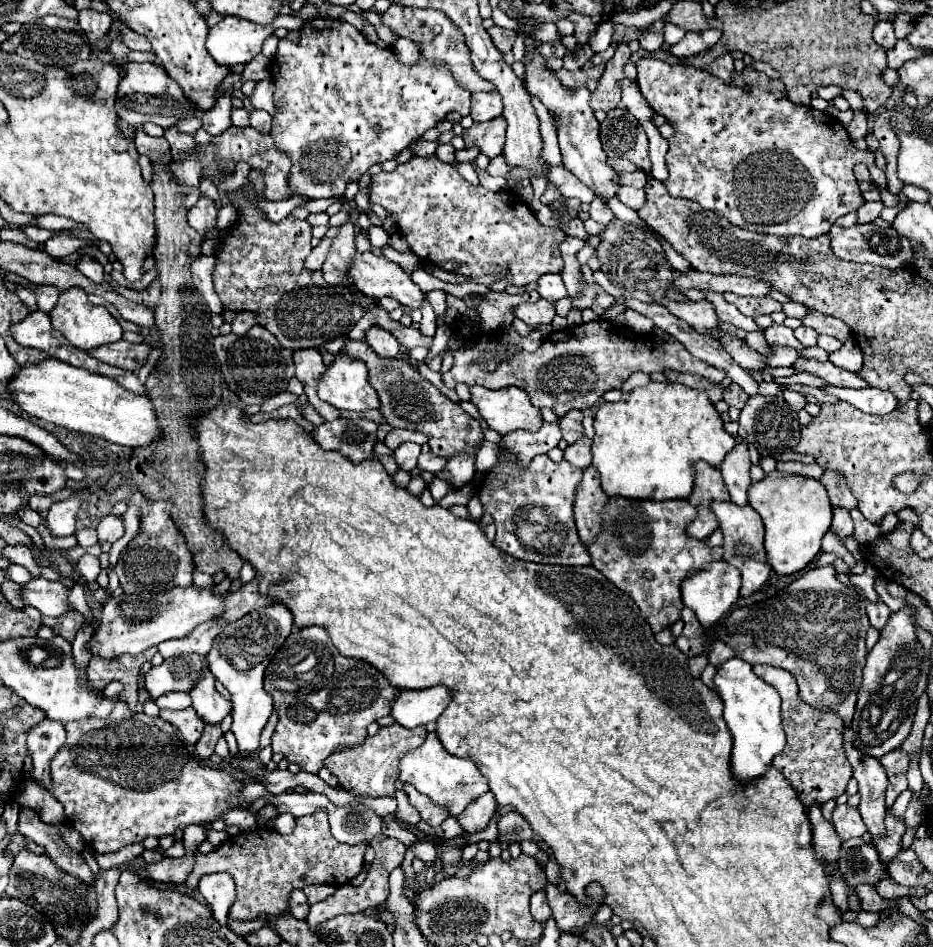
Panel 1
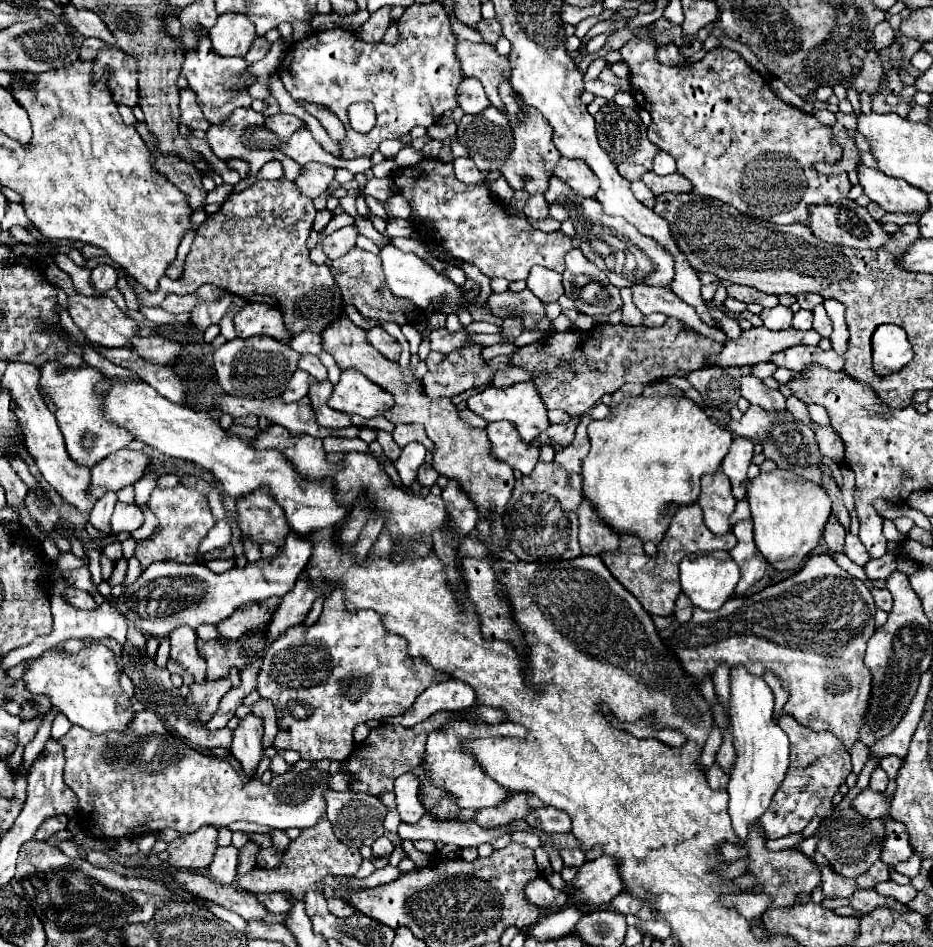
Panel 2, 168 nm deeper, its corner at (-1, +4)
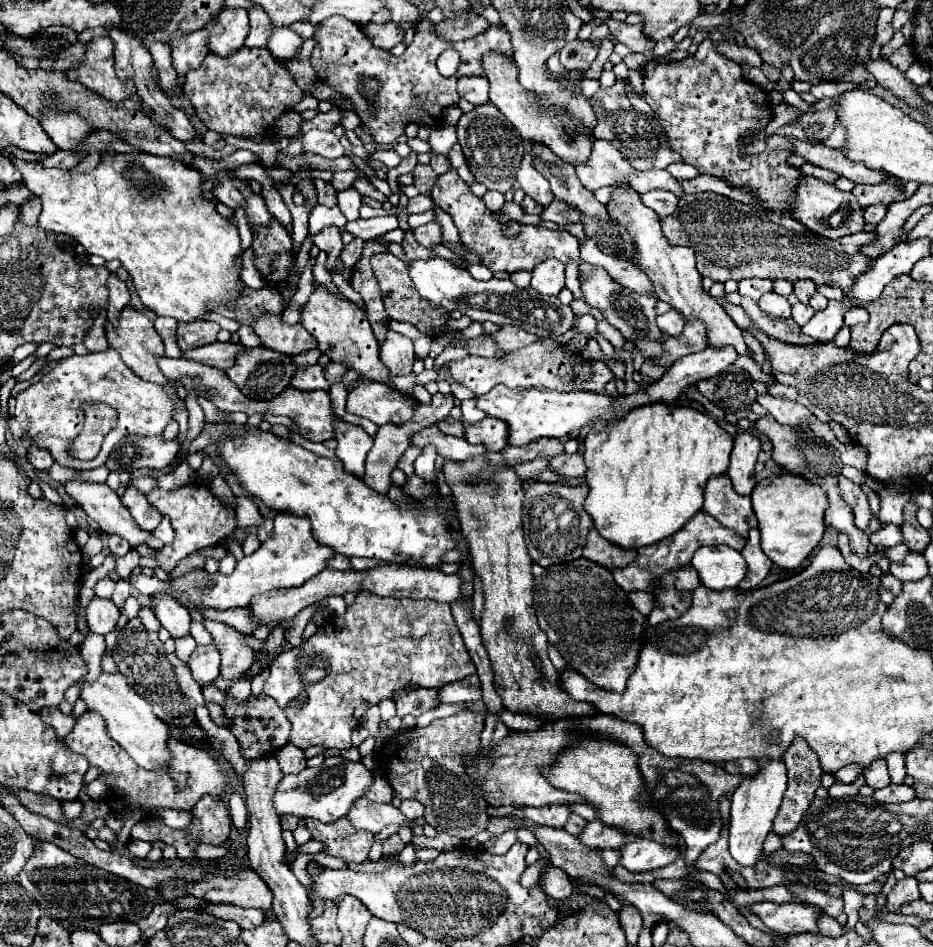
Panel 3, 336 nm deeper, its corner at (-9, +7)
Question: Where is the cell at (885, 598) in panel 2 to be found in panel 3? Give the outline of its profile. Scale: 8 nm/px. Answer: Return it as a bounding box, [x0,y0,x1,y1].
[881,574,901,596]

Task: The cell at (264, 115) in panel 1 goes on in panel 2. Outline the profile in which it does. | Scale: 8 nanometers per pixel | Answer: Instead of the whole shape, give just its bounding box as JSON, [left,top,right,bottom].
[265,113,305,141]

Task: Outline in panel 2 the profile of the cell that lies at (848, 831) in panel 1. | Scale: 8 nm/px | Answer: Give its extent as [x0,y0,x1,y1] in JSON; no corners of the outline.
[851,789,891,819]

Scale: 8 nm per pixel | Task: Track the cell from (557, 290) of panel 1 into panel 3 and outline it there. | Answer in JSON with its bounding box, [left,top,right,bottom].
[531,260,565,296]

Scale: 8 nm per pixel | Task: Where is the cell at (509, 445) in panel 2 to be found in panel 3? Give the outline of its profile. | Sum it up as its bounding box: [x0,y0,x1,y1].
[465,416,509,452]

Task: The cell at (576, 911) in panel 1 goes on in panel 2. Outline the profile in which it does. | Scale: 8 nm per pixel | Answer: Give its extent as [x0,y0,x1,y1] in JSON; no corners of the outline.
[571,855,623,907]

